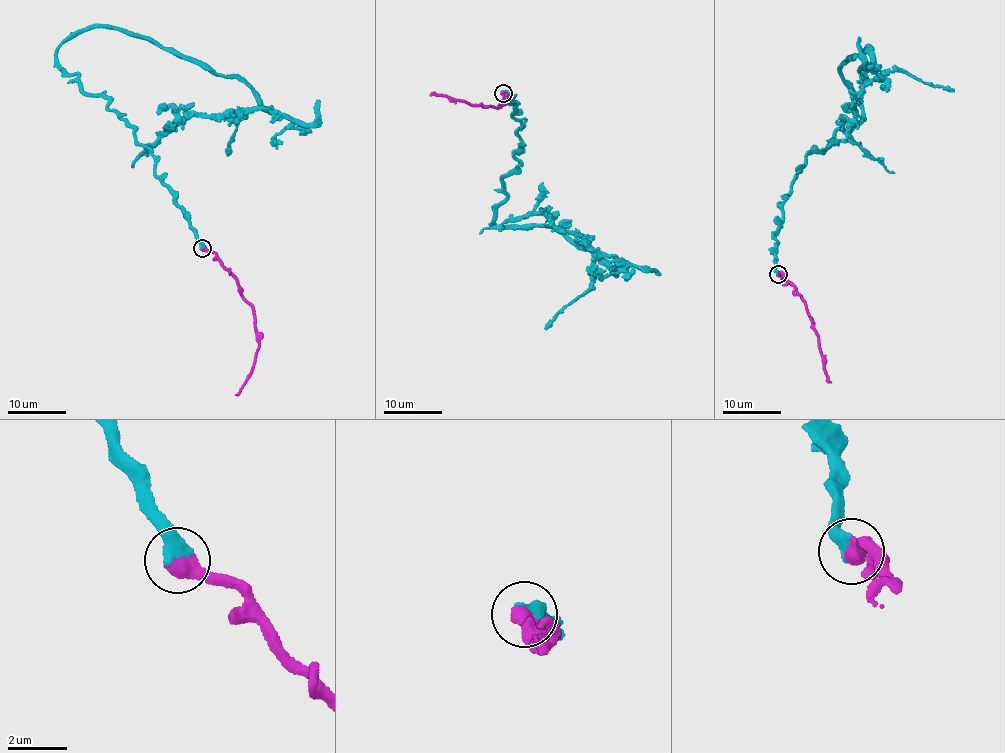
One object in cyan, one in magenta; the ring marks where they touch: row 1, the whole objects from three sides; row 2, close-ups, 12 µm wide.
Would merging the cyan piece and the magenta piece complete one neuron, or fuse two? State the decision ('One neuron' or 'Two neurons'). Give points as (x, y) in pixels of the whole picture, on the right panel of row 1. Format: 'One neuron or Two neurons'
One neuron

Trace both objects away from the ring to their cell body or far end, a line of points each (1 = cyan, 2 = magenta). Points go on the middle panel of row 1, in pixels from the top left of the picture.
1: (504, 93), (524, 124), (499, 228), (553, 225), (617, 271), (542, 214), (479, 233)
2: (504, 93), (508, 97), (504, 98), (505, 102), (494, 107), (430, 93)

